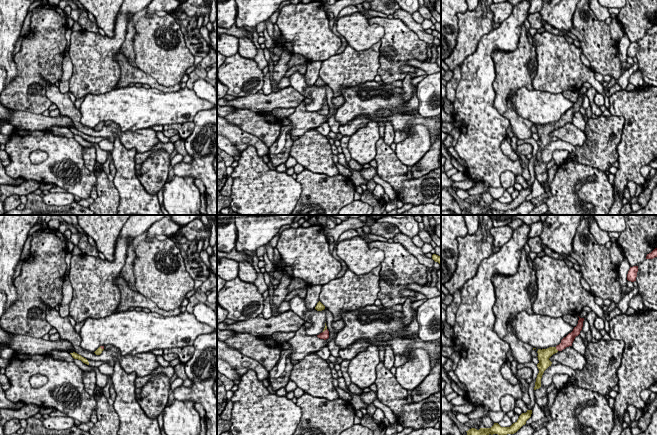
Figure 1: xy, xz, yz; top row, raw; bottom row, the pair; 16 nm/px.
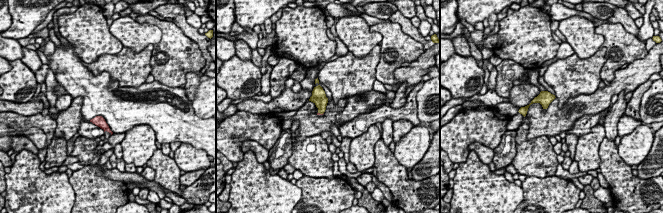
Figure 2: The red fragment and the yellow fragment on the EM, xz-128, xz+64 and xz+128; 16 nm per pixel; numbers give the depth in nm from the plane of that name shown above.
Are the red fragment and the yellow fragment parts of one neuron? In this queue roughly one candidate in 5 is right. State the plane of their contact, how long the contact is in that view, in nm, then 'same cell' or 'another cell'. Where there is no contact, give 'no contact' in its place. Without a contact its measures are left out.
meets red in yz; contact 80 nm long; same cell

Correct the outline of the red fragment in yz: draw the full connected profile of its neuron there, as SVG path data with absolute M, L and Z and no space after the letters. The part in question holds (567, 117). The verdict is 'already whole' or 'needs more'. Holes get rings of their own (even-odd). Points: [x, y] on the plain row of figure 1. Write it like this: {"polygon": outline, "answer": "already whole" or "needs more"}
{"polygon": "M579 93L577 102L574 103L573 107L571 109L569 109L566 113L564 113L561 116L561 119L559 121L557 121L556 123L549 123L547 125L542 125L542 126L538 125L537 133L538 133L539 139L537 140L537 143L539 145L539 149L536 154L534 166L539 165L541 163L542 151L543 151L544 147L552 140L552 138L549 136L549 134L553 130L557 129L558 127L562 127L566 123L572 122L572 119L573 119L575 113L578 112L580 110L580 107L582 106L583 97L584 97L584 94Z", "answer": "needs more"}

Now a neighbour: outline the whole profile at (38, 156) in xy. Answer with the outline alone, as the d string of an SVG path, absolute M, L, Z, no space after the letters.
M36 150L30 154L30 160L34 164L39 164L45 161L48 158L48 155L45 151Z

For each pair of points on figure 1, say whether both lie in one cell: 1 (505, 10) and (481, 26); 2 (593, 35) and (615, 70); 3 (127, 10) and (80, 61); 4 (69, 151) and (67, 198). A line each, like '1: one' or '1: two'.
1: two
2: one
3: one
4: two

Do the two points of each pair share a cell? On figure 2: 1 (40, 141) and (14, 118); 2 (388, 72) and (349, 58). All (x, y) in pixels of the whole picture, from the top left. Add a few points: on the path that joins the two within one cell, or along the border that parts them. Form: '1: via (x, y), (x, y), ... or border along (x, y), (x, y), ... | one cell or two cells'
1: border along (22, 130), (39, 127), (46, 136), (45, 144) | two cells
2: border along (379, 44), (380, 60), (376, 68), (375, 79) | two cells

